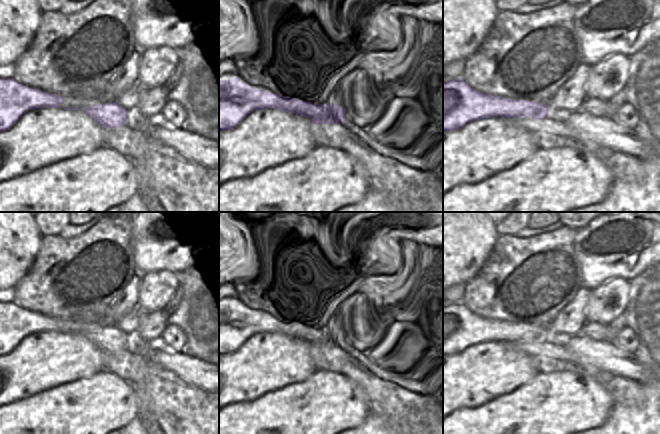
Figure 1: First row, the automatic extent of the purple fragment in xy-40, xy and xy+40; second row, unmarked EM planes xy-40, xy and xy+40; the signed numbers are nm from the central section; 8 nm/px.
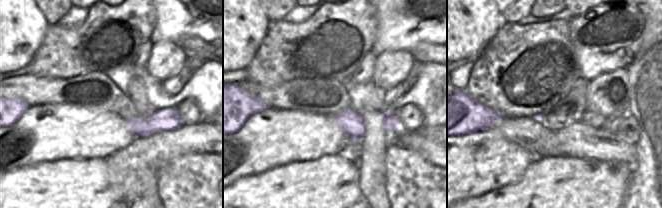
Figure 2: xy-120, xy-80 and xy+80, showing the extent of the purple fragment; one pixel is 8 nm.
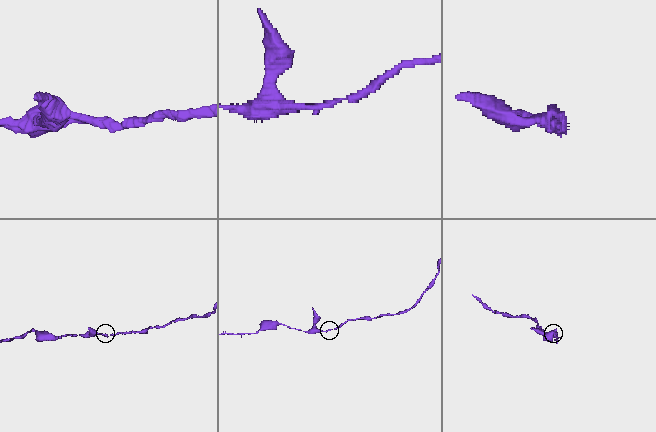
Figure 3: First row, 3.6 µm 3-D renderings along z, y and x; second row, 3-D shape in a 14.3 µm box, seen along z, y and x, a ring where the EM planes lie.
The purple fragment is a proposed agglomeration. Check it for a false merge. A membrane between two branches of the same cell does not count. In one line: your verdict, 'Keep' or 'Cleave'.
Keep.

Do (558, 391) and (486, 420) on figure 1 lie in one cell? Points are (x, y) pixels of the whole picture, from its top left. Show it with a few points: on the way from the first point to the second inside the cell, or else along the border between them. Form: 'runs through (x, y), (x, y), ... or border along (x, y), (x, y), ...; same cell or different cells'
runs through (540, 409), (529, 420), (504, 420); same cell

